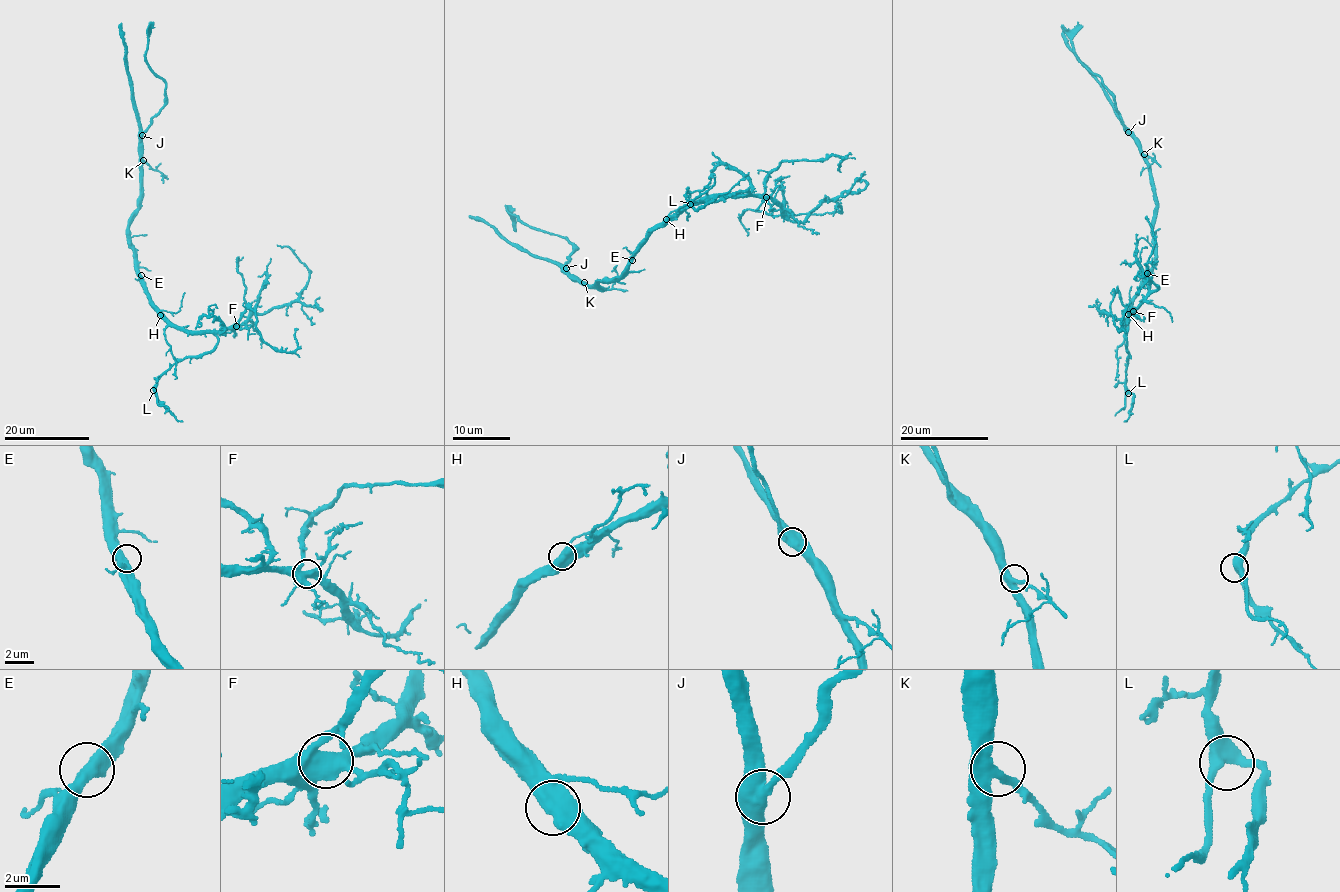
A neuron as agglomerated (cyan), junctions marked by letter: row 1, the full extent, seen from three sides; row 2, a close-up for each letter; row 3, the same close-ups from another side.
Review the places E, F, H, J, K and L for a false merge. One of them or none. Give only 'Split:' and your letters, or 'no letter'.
Split: no letter

